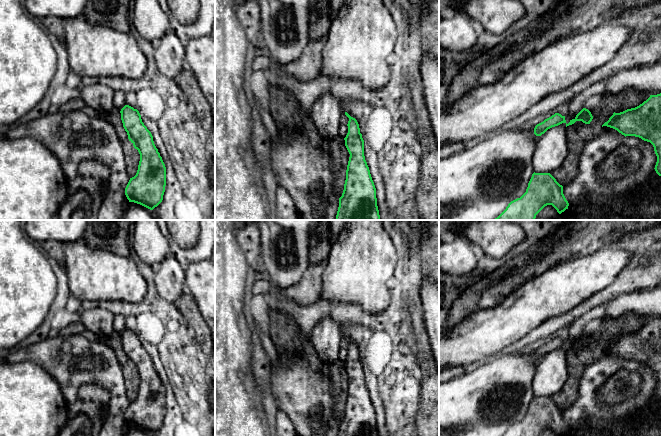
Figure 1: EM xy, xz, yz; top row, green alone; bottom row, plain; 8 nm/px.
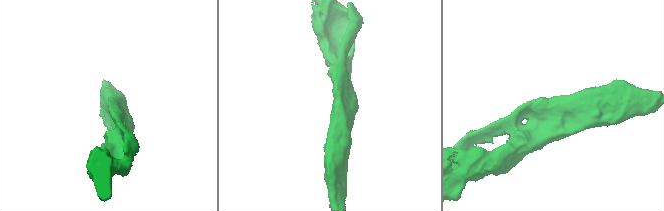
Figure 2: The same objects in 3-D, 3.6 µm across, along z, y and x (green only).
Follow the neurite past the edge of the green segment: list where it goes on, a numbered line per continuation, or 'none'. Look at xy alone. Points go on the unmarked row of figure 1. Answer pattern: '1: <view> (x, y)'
none

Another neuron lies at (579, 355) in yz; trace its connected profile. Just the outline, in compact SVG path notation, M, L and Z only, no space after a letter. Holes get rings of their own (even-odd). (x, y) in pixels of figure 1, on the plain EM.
M604 319L604 322L605 328L601 334L589 334L593 340L589 348L576 345L574 348L566 351L569 377L563 389L550 396L562 410L568 409L578 397L581 365L592 360L594 355L607 346L614 337L607 319Z

